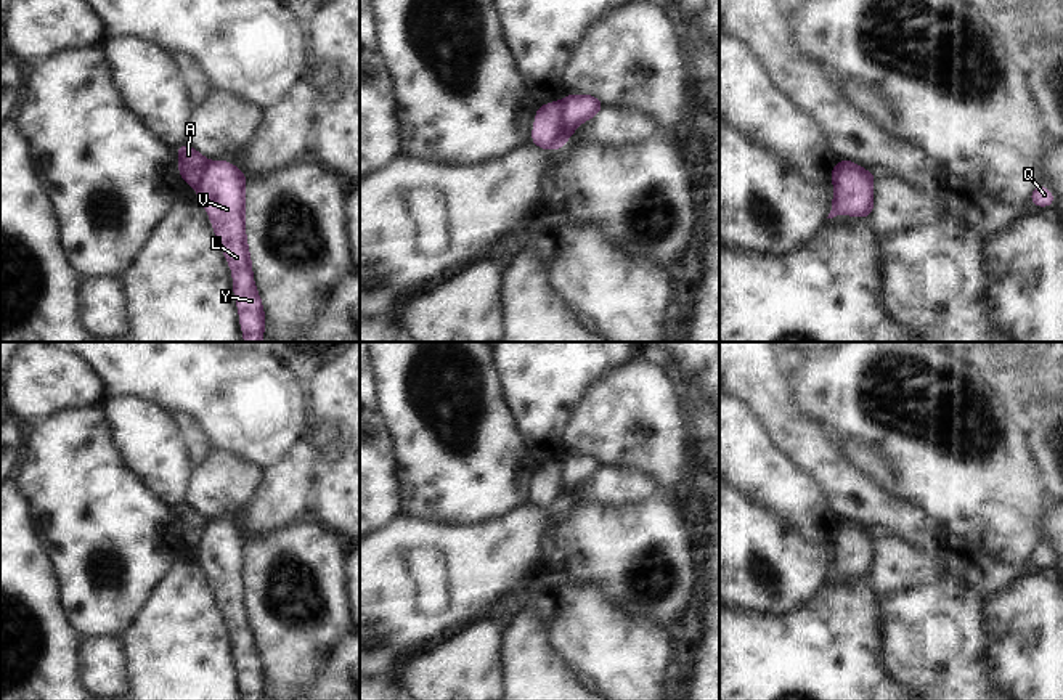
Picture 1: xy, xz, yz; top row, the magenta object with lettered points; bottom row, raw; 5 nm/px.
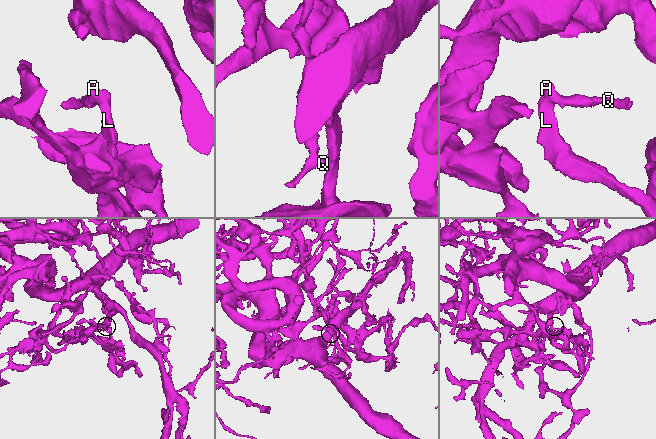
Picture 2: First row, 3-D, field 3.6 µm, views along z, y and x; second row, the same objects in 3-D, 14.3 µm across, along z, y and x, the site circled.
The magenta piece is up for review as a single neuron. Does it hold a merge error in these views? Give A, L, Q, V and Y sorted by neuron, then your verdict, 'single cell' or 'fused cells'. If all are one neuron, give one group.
A Q / L V Y; fused cells

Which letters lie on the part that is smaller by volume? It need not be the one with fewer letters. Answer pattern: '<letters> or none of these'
A, Q

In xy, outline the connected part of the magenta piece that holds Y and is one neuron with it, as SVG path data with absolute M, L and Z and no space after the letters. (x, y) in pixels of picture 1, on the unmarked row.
M222 519L210 522L198 549L214 594L233 631L233 652L244 700L263 700L265 673L254 644L252 620L246 600L246 535Z

